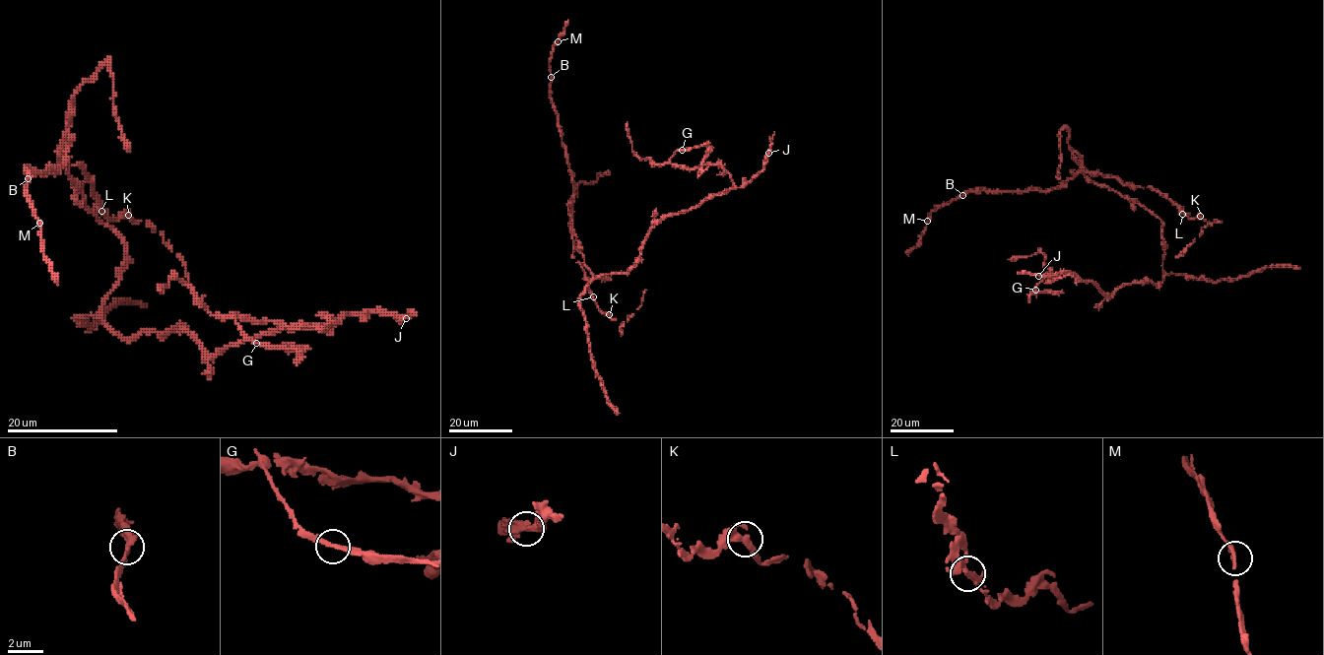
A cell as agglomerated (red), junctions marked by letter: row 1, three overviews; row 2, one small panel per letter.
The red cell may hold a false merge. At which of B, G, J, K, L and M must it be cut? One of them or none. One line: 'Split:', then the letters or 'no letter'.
Split: no letter

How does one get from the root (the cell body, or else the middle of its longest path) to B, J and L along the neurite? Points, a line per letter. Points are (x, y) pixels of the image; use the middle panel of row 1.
B: (598, 278), (607, 277), (596, 277), (584, 263), (569, 214), (573, 176), (551, 99), (551, 77)
J: (598, 278), (629, 270), (639, 260), (642, 241), (657, 223), (749, 183), (763, 168), (768, 153)
L: (598, 278), (607, 277), (596, 277), (584, 263), (569, 214), (571, 198), (573, 256), (593, 296)

